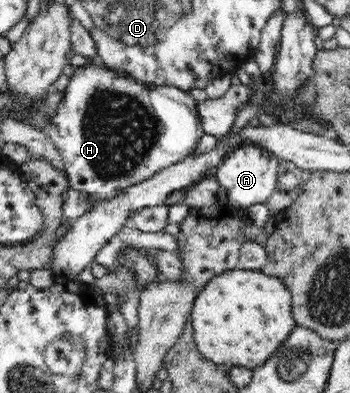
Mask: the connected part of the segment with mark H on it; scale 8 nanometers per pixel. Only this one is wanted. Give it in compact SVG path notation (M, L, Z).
M98 58L90 61L91 65L75 68L46 133L61 155L70 186L85 193L87 199L104 201L192 154L204 132L197 102L189 92L176 86L147 86L116 70L109 70Z

